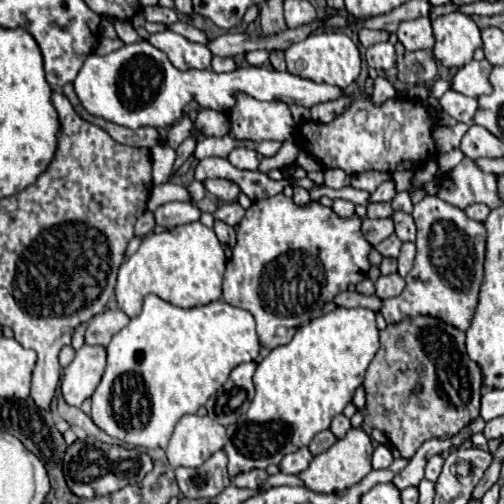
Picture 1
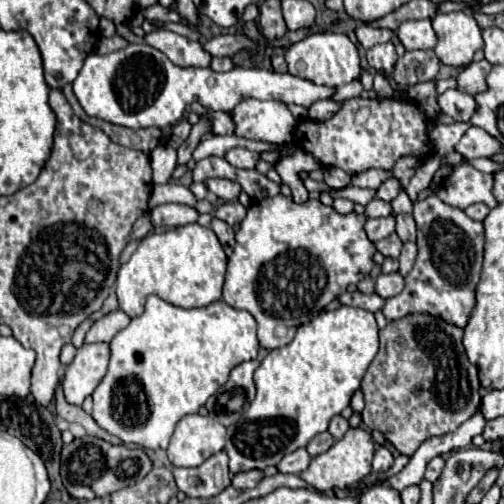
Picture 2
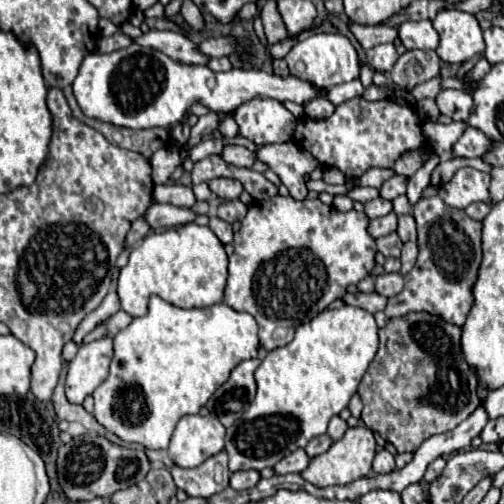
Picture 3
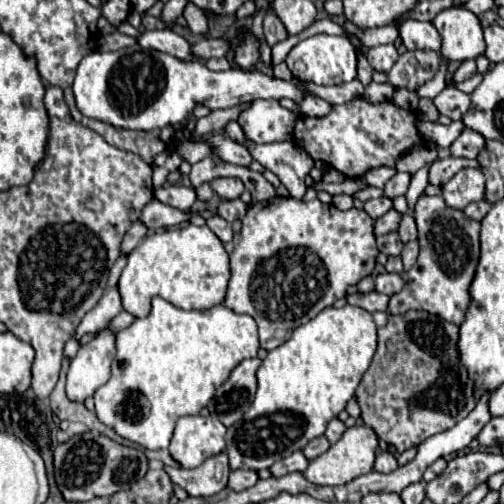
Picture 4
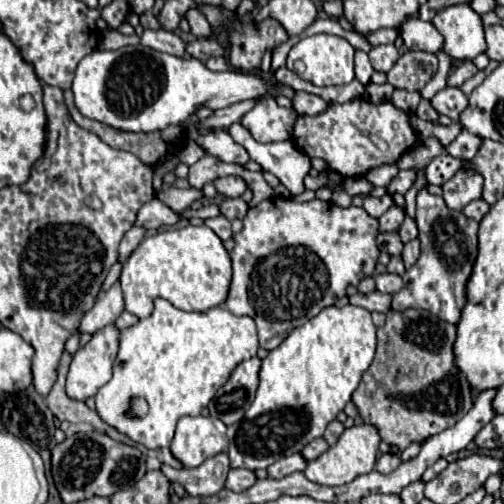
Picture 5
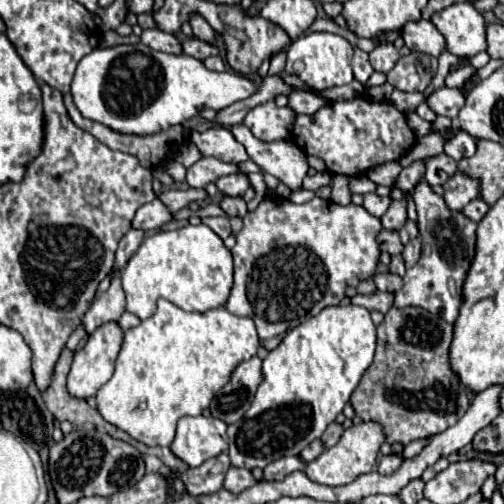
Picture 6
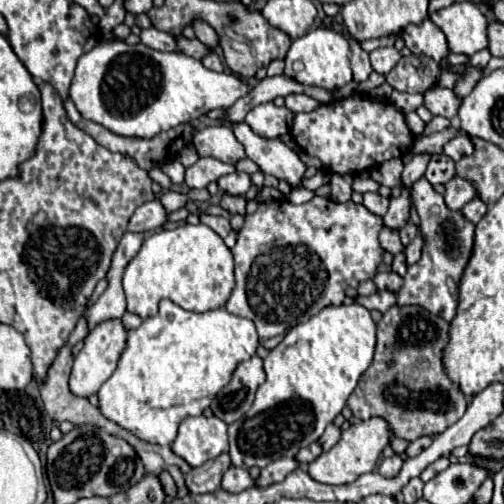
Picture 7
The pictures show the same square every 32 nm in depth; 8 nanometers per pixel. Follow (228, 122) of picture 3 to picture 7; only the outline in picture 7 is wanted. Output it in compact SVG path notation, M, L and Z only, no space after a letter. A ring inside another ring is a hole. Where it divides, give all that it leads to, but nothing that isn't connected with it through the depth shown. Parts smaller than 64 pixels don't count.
M246 122L234 124L234 136L244 146L246 156L254 160L264 174L272 174L280 180L288 180L290 186L298 186L304 176L304 162L300 156L288 148L284 142L276 140L264 140L262 136L256 136L252 128L248 128Z

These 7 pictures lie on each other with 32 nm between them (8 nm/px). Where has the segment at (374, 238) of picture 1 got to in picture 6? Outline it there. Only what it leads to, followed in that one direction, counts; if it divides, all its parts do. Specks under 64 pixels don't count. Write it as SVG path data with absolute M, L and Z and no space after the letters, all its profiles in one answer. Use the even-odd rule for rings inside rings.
M406 194L402 196L402 200L392 200L390 210L380 218L382 226L388 230L400 230L404 226L404 220L408 218L406 214Z

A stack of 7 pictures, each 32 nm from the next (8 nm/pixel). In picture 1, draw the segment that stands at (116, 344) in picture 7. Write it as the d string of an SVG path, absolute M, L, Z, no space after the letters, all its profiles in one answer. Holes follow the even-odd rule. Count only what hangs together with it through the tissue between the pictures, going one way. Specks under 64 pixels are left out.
M84 344L76 350L76 358L64 368L62 396L70 406L80 406L96 390L106 368L106 346Z

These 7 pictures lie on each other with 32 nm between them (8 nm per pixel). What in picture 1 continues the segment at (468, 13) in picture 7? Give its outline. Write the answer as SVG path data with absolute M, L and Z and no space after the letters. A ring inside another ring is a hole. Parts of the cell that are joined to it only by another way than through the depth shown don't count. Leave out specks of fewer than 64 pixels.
M452 12L432 20L436 46L434 56L448 68L460 68L472 60L474 50L482 46L476 22L462 12Z

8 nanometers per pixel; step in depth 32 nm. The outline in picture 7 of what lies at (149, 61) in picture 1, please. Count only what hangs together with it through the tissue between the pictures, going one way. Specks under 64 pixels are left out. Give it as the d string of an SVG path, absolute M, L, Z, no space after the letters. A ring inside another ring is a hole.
M100 40L88 54L80 56L70 86L70 98L78 112L110 132L128 138L152 138L168 128L196 120L214 108L230 108L238 98L248 94L246 82L230 72L214 72L202 66L200 60L188 58L182 52L158 52L144 44L130 46L120 40Z

